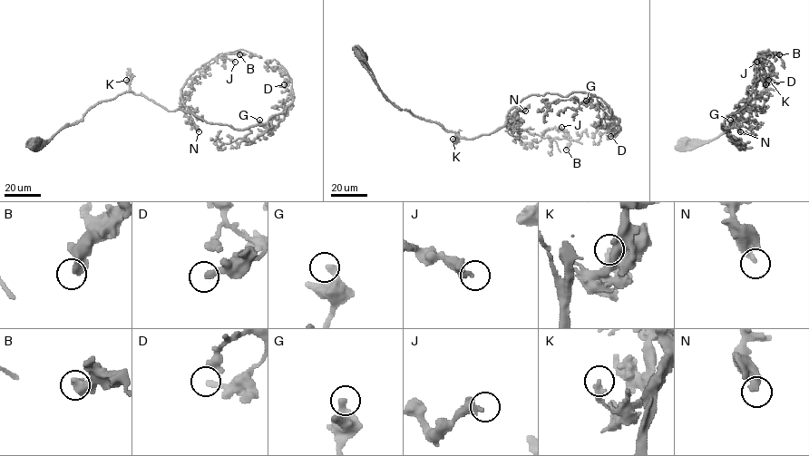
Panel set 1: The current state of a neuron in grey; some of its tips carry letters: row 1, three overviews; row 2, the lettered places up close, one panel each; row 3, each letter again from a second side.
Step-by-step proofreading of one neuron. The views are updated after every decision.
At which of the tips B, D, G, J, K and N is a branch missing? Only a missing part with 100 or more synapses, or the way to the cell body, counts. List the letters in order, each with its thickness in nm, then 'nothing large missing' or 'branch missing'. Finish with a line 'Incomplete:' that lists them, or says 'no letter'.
B: 420 nm | nothing large missing
D: 280 nm | nothing large missing
G: 360 nm | nothing large missing
J: 360 nm | nothing large missing
K: 240 nm | nothing large missing
N: 440 nm | branch missing
Incomplete: N

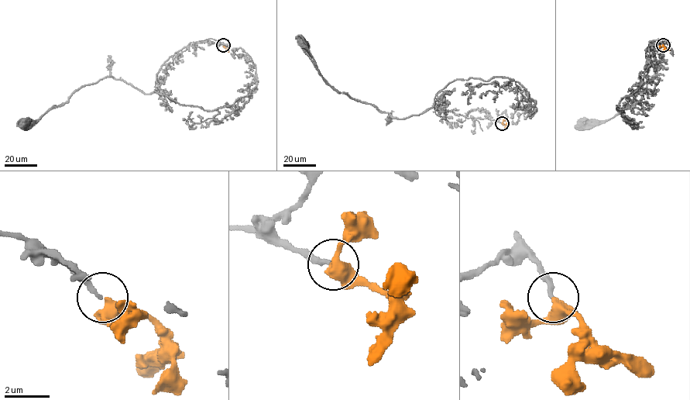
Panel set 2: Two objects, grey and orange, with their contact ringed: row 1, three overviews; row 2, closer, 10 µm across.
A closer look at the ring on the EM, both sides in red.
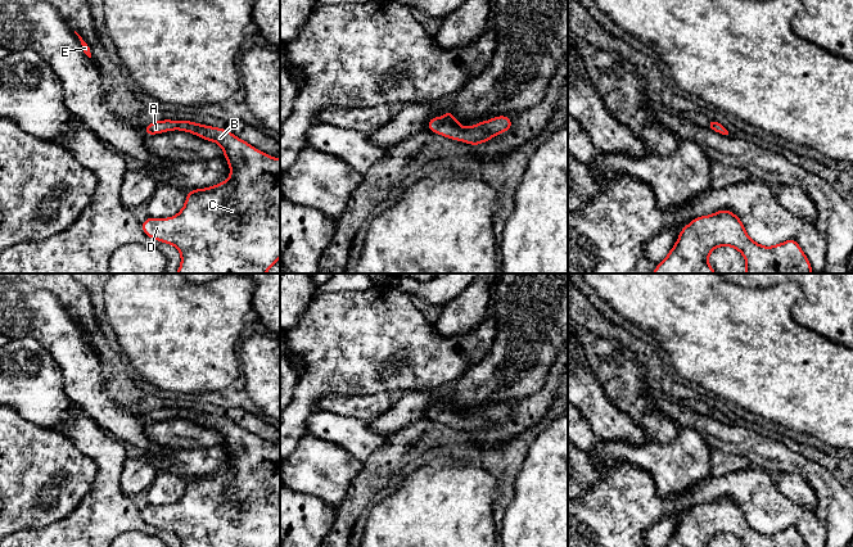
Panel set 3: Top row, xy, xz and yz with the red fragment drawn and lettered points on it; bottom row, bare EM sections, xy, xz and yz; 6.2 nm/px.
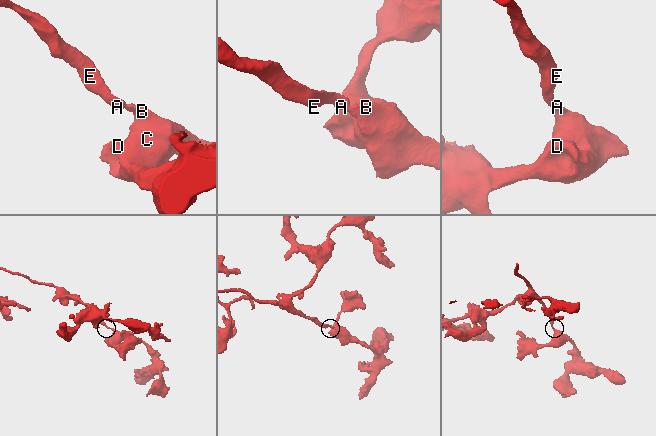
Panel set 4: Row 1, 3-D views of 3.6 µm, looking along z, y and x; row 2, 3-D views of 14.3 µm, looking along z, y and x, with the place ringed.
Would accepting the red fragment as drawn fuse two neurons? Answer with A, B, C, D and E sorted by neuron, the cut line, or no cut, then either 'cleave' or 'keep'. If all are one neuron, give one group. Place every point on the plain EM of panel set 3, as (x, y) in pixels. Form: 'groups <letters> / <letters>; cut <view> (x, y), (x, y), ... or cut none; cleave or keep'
groups A B C D E; cut none; keep

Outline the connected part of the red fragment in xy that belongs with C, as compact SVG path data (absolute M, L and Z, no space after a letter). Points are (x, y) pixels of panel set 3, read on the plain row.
M163 407L146 412L144 422L167 419L185 419L200 426L217 430L230 453L230 465L225 470L206 476L189 478L182 497L170 506L149 505L141 510L143 520L161 530L172 532L181 547L279 547L280 546L280 447L265 442L229 417L195 411L193 408Z

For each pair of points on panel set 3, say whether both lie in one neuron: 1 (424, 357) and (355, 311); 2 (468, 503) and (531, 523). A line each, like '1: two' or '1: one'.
1: one
2: two

